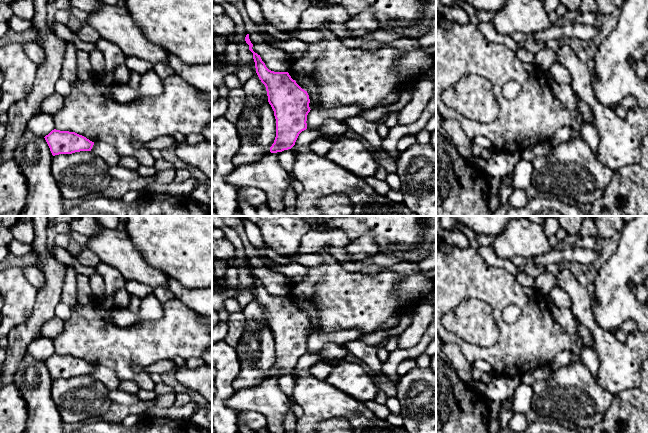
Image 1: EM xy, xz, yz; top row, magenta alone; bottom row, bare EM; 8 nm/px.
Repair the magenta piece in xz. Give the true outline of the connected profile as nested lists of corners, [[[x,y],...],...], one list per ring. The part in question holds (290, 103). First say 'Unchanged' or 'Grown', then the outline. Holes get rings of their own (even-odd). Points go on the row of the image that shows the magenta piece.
Unchanged. [[[249,34],[245,41],[253,53],[256,73],[266,87],[268,102],[276,119],[276,137],[270,152],[291,149],[299,134],[307,129],[307,115],[311,110],[309,95],[288,72],[274,72],[266,67],[260,55],[253,51]]]

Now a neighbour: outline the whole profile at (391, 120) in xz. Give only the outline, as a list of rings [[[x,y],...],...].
[[[399,111],[389,114],[386,121],[384,122],[384,124],[386,126],[388,126],[389,128],[392,128],[393,126],[395,126],[398,123],[397,122],[397,114],[398,113],[399,113]]]

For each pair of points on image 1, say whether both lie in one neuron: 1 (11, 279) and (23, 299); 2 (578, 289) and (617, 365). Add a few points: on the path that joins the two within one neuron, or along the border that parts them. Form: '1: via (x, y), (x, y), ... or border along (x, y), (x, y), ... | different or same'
1: via (11, 284), (18, 294) | same
2: via (581, 308), (585, 317), (604, 340), (606, 346) | same

